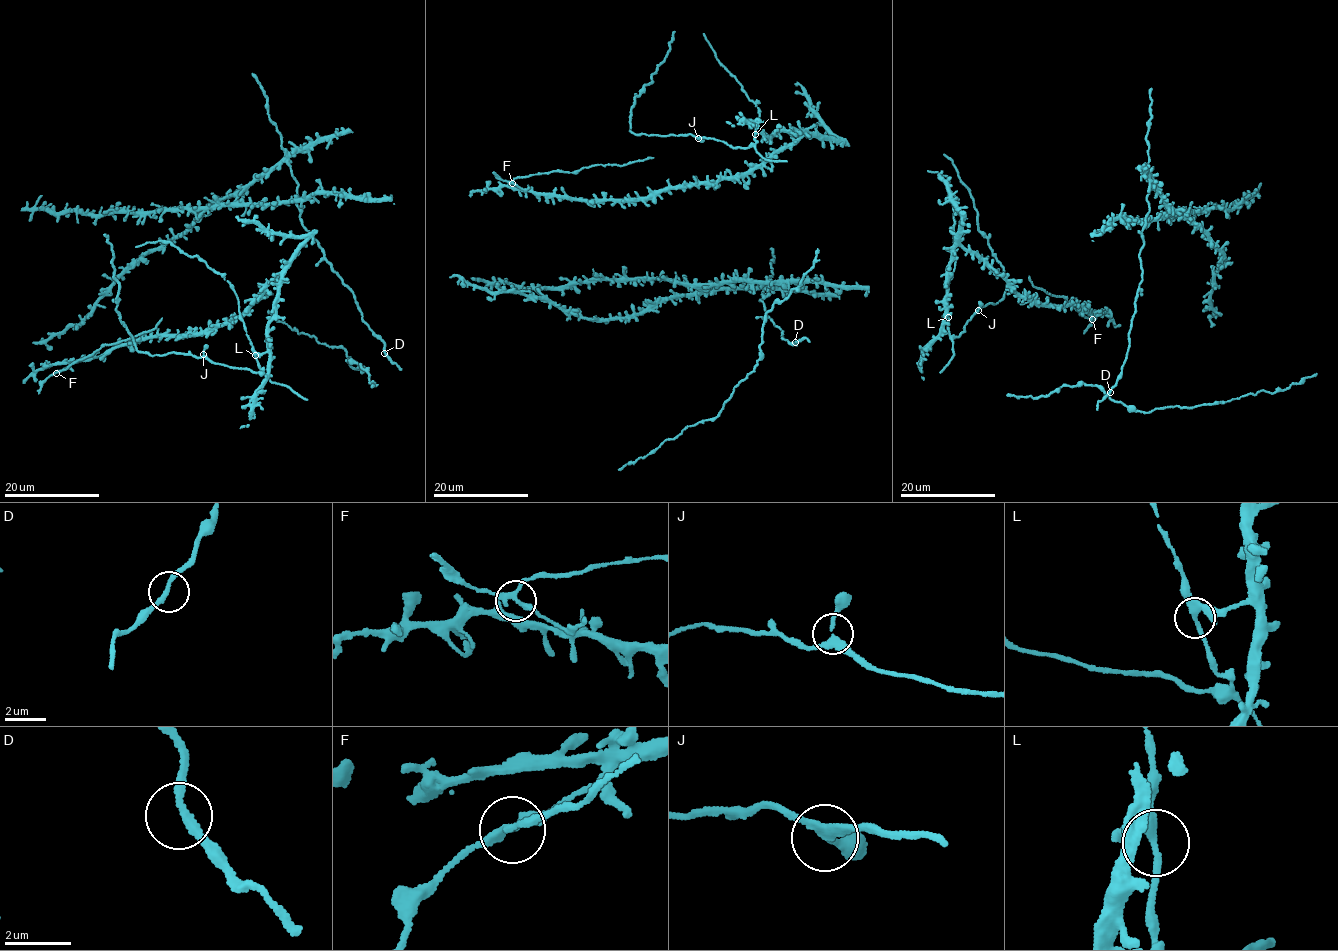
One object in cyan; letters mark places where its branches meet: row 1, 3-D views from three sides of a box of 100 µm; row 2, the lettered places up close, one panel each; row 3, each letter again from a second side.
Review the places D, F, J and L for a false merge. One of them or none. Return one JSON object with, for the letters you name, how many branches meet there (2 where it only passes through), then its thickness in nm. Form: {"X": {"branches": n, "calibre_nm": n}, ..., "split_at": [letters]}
{"F": {"branches": 3, "calibre_nm": 220}, "split_at": ["F"]}

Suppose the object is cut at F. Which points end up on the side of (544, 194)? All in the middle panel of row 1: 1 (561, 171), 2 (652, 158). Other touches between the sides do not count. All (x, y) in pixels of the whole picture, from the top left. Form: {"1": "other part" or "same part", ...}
{"1": "other part", "2": "other part"}

